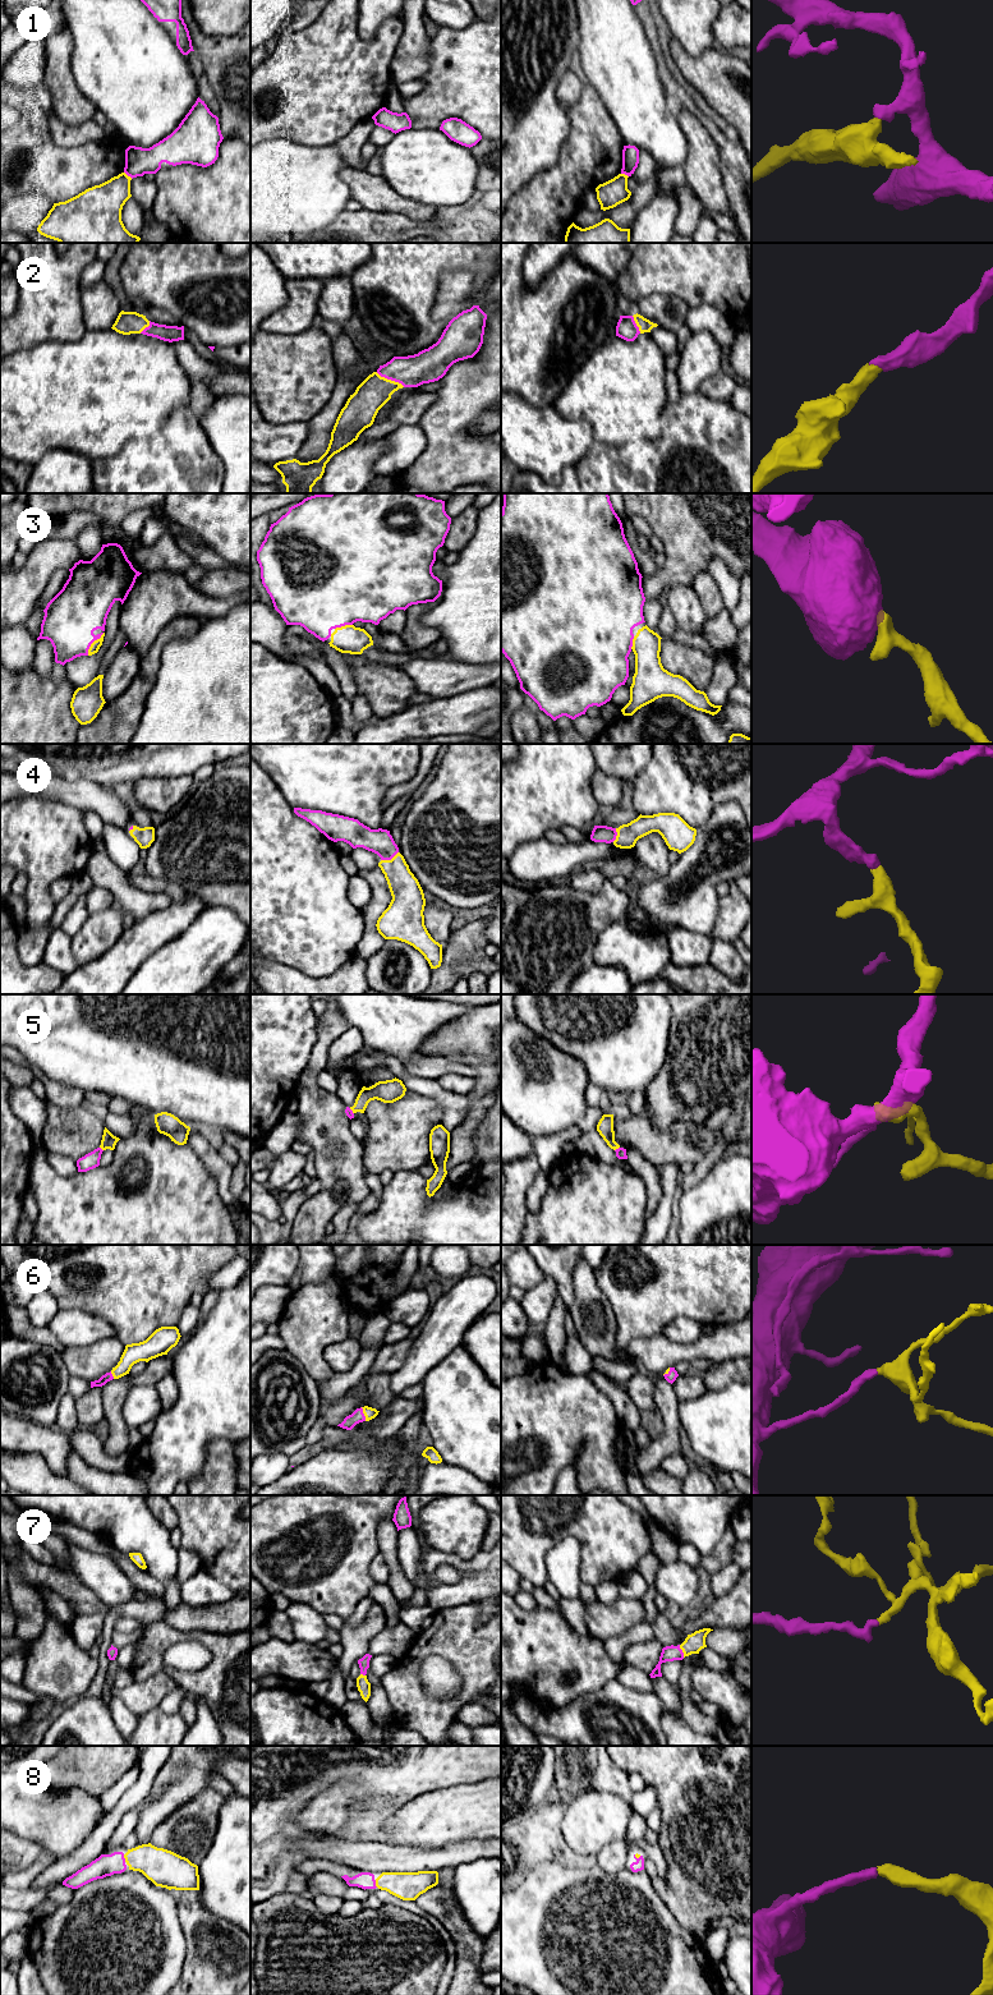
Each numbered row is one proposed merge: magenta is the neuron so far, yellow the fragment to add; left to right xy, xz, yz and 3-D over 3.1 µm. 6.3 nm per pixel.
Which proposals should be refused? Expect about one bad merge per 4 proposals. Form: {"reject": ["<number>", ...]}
{"reject": ["1"]}

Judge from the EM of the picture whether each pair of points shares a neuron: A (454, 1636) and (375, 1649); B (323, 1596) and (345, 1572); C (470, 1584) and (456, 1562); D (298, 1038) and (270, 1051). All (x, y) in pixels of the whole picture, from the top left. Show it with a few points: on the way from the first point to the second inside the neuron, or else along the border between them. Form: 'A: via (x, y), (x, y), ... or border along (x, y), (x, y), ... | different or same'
A: border along (417, 1635), (413, 1645), (398, 1659) | different
B: via (329, 1590), (339, 1579) | same
C: via (472, 1577), (472, 1572), (463, 1564) | same
D: via (292, 1038), (283, 1038), (276, 1044) | same

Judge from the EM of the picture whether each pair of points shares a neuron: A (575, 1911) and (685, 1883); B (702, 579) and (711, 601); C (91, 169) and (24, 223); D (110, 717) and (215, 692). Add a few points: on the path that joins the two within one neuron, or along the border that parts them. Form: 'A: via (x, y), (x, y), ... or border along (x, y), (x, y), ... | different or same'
A: border along (658, 1894), (676, 1918) | different
B: via (704, 584), (709, 596) | same
C: border along (21, 194), (38, 193), (53, 203) | different
D: border along (156, 680), (146, 700), (139, 724), (134, 730) | different

